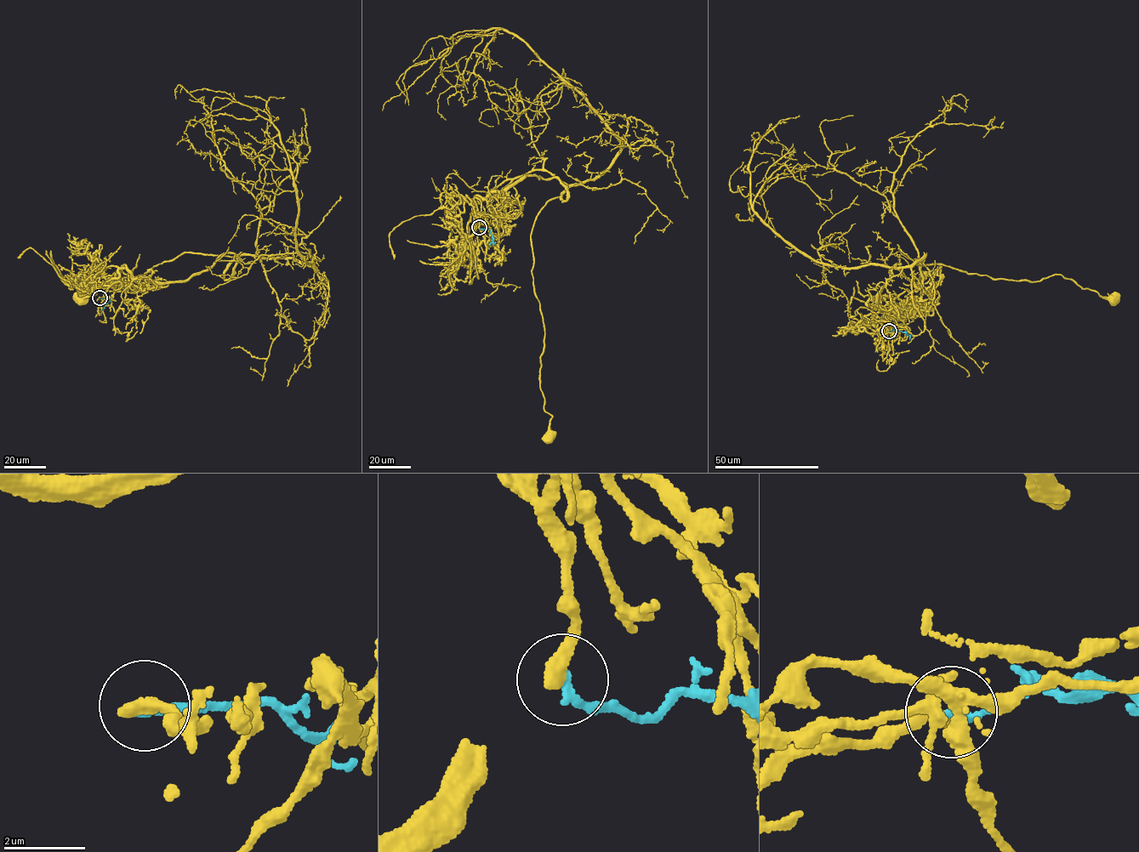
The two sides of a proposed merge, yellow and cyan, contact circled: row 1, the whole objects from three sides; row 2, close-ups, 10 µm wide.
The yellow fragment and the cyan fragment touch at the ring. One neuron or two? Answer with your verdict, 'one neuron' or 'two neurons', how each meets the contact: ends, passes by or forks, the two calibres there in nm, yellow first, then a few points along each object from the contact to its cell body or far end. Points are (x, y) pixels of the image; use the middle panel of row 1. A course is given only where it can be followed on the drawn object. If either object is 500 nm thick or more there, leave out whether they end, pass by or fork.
two neurons | yellow ends | cyan ends | 400/180 nm | yellow via (479, 228), (467, 195), (472, 213), (475, 196), (527, 176), (566, 191), (531, 235), (548, 435) | cyan via (479, 228), (488, 229), (492, 242), (495, 243)

